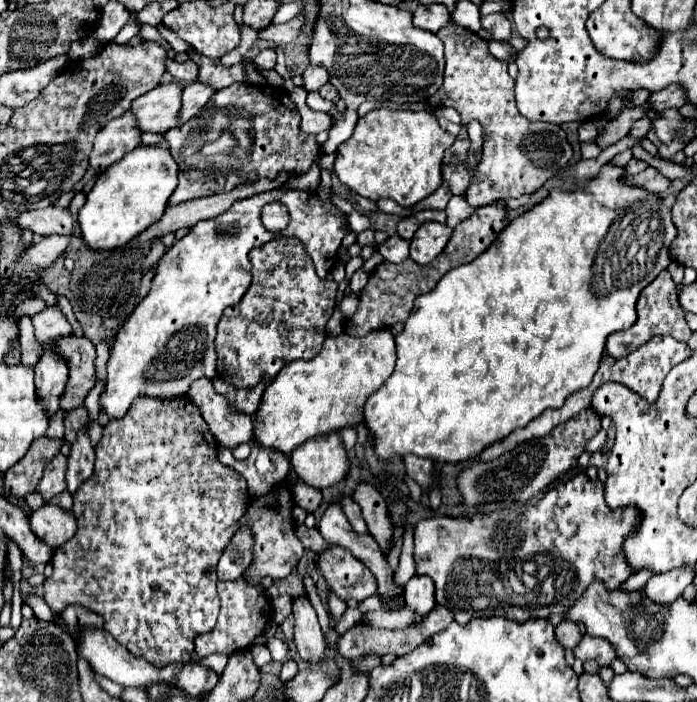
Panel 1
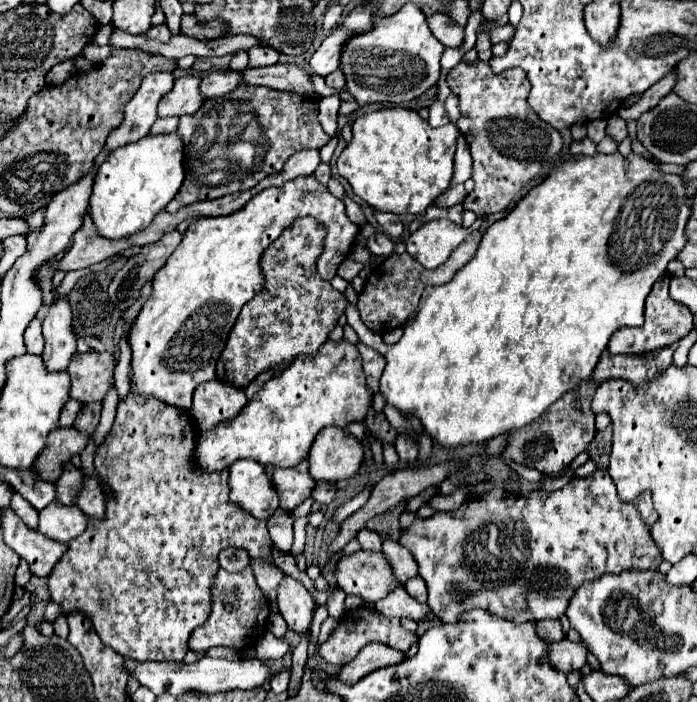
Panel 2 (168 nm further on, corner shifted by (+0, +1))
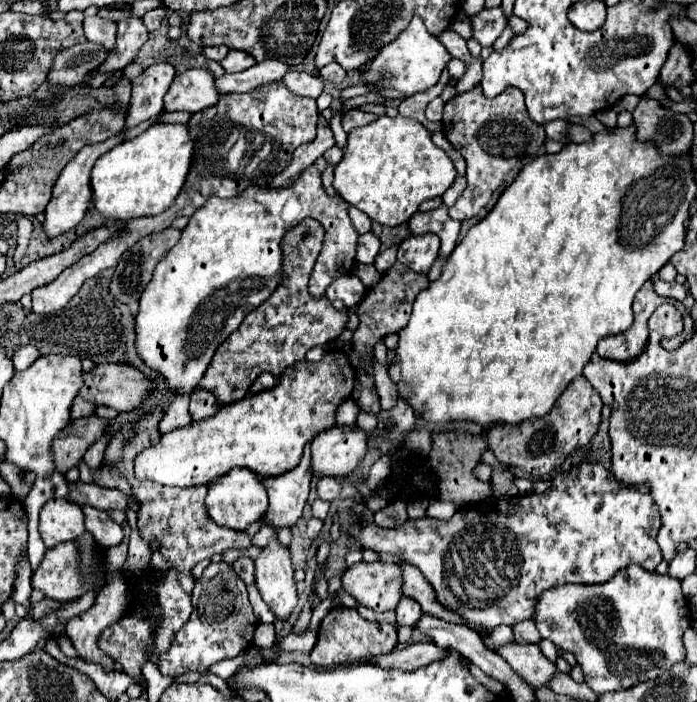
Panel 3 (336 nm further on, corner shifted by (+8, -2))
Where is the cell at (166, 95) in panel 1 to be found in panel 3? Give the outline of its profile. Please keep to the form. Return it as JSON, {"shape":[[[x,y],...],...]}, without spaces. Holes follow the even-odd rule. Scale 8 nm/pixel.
{"shape":[[[189,69],[173,79],[165,95],[165,109],[197,113],[213,107],[219,97],[221,93],[215,85],[215,77],[207,69]]]}

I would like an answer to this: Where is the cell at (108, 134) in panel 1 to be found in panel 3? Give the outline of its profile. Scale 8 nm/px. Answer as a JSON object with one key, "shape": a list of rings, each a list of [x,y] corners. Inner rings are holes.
{"shape":[[[167,61],[149,65],[137,79],[131,81],[131,109],[127,115],[127,127],[135,127],[145,119],[161,113],[163,97],[175,77],[175,67]]]}

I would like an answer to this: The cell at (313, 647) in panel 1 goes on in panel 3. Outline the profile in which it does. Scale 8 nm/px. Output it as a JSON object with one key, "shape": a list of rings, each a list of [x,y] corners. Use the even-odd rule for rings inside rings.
{"shape":[[[271,539],[267,547],[261,549],[253,565],[255,565],[255,585],[261,591],[263,601],[279,619],[287,619],[293,607],[297,605],[289,547],[281,545],[277,539]]]}

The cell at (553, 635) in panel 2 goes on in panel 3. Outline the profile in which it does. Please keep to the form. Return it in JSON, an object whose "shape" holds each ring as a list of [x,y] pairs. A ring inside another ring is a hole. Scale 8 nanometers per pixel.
{"shape":[[[529,619],[529,621],[521,621],[513,625],[513,639],[515,643],[539,643],[541,635],[537,635],[537,627]]]}

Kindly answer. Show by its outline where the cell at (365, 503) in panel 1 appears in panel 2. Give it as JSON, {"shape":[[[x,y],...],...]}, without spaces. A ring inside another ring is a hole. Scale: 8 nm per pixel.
{"shape":[[[381,536],[383,542],[383,554],[389,560],[393,574],[397,576],[399,582],[407,582],[409,578],[417,576],[417,562],[413,560],[411,552],[403,548],[399,542],[391,540],[389,536]]]}

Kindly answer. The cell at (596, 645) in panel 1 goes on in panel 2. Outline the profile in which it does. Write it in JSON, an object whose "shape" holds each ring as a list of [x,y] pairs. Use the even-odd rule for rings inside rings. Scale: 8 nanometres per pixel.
{"shape":[[[567,638],[549,646],[549,660],[553,660],[565,674],[569,670],[581,670],[587,664],[587,654],[589,648],[585,642],[571,642]]]}

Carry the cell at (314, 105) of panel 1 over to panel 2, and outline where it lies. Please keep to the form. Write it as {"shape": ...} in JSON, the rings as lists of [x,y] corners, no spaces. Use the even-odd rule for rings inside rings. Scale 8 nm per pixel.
{"shape":[[[405,4],[397,14],[393,16],[375,16],[373,18],[373,28],[369,32],[361,32],[351,36],[343,44],[341,52],[341,70],[345,74],[347,82],[347,92],[355,98],[357,104],[367,104],[367,102],[411,102],[419,94],[427,92],[431,86],[437,84],[441,76],[441,54],[445,46],[429,32],[429,26],[425,22],[425,14],[415,6],[415,4]]]}

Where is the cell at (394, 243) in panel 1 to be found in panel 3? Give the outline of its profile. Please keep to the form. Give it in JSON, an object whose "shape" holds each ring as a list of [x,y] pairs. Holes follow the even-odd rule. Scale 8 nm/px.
{"shape":[[[365,233],[359,235],[359,243],[357,243],[357,255],[355,261],[357,263],[373,263],[375,257],[379,253],[379,239],[373,233]]]}

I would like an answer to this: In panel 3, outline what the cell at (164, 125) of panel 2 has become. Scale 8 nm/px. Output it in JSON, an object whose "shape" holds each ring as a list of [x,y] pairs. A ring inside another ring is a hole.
{"shape":[[[175,111],[175,113],[163,113],[159,117],[159,123],[187,123],[191,119],[191,115],[185,111]]]}

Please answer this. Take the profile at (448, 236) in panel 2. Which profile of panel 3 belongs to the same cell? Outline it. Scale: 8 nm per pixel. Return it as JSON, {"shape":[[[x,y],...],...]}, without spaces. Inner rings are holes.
{"shape":[[[411,235],[397,249],[397,261],[415,273],[427,273],[439,253],[435,235]]]}

